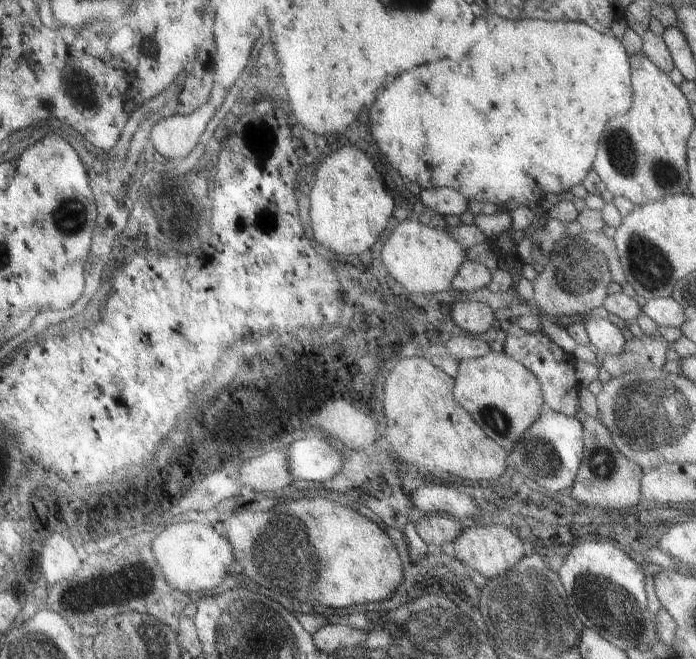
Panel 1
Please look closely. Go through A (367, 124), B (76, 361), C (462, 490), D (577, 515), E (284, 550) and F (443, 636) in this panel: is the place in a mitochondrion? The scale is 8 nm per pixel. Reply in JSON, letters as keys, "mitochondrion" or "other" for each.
{"A":"other","B":"other","C":"other","D":"other","E":"mitochondrion","F":"mitochondrion"}

